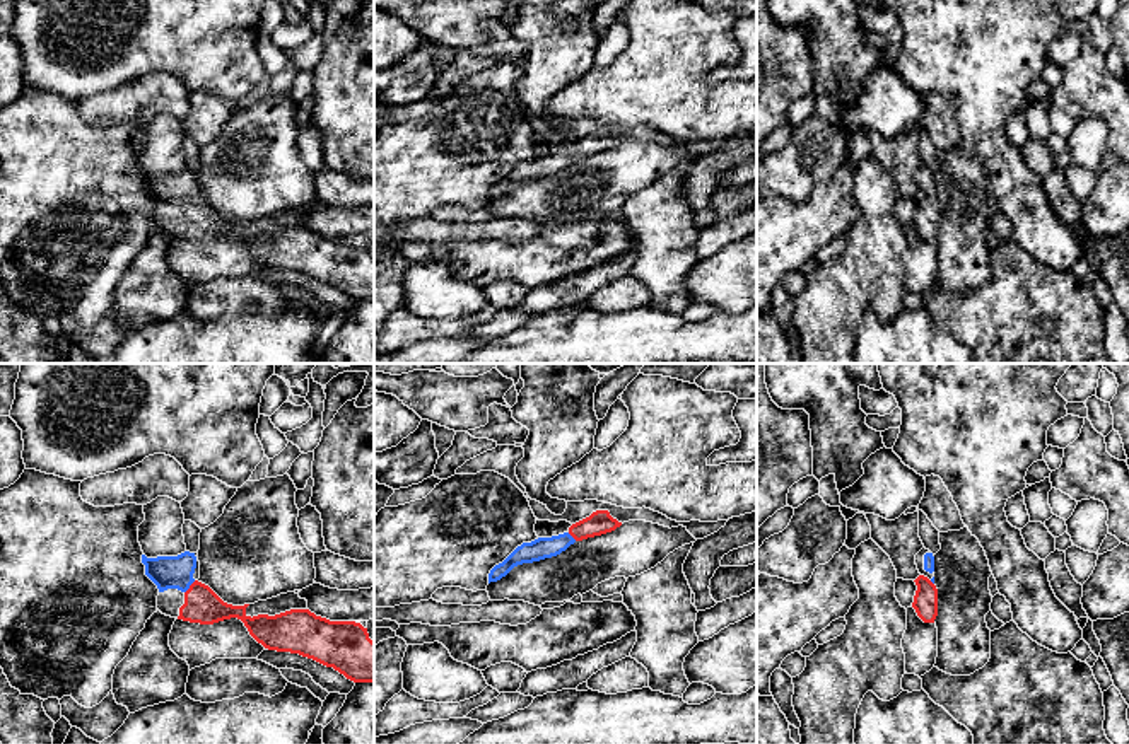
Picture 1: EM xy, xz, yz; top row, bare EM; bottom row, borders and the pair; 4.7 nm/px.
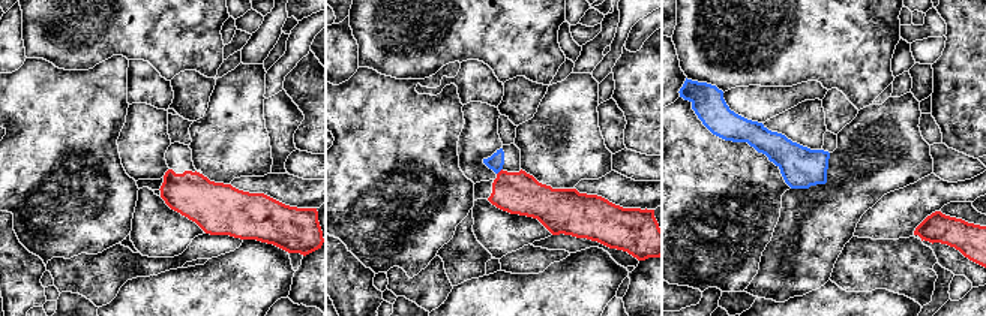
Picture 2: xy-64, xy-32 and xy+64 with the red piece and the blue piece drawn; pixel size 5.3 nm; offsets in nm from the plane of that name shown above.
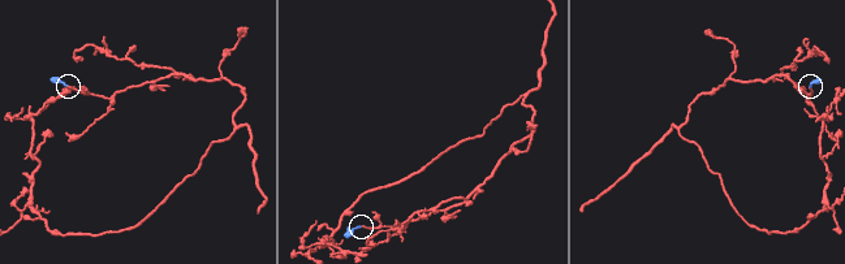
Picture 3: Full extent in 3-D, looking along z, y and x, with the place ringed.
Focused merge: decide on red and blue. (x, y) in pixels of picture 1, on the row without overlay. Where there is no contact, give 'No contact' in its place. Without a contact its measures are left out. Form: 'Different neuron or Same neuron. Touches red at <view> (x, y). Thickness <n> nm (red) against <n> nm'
Same neuron. Touches red at xy (190, 205). Thickness 170 nm (red) against 160 nm

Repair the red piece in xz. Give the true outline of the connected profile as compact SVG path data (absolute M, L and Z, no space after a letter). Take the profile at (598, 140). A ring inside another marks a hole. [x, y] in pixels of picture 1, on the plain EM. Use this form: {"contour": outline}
{"contour": "M596 128L589 135L572 142L564 152L538 155L531 160L523 160L518 164L502 181L490 188L488 201L500 198L518 183L557 174L576 159L611 150L620 143L622 140L613 137L608 128Z"}

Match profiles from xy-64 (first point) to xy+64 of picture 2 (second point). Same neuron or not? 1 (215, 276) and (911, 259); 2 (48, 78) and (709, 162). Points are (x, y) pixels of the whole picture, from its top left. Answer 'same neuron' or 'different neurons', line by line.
1: different neurons
2: same neuron

